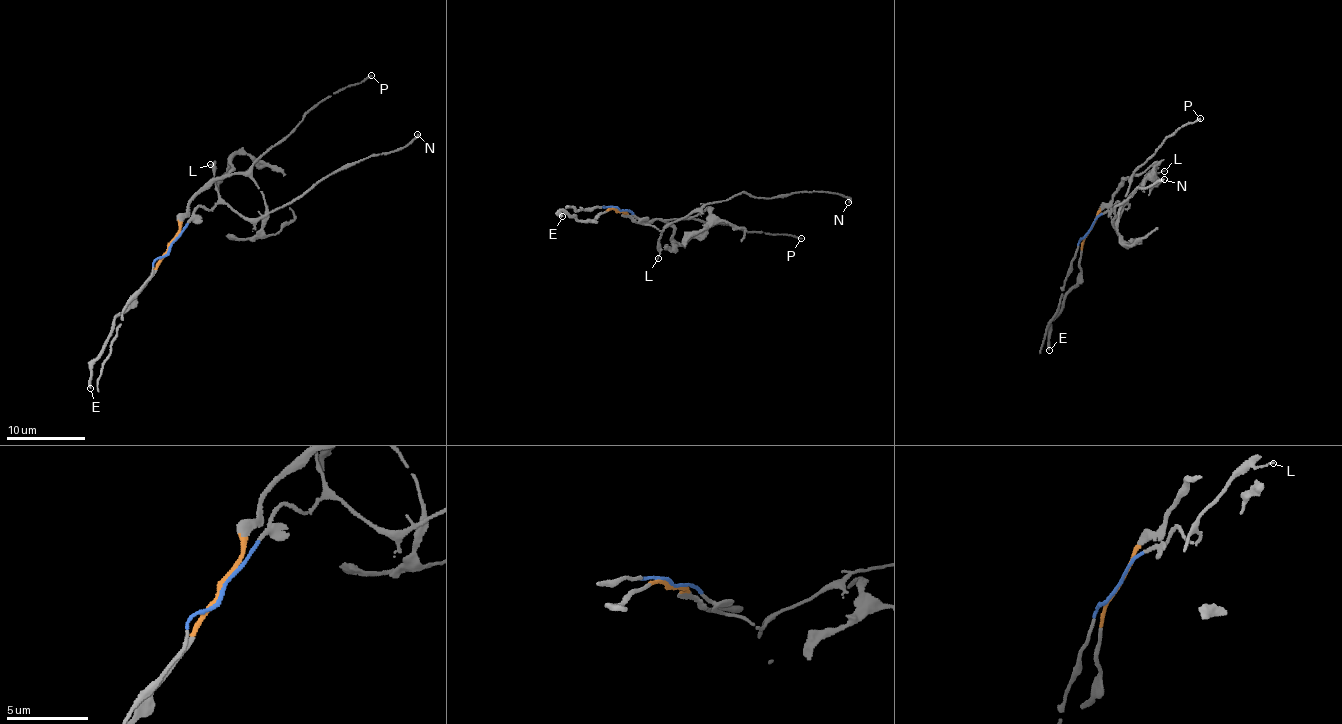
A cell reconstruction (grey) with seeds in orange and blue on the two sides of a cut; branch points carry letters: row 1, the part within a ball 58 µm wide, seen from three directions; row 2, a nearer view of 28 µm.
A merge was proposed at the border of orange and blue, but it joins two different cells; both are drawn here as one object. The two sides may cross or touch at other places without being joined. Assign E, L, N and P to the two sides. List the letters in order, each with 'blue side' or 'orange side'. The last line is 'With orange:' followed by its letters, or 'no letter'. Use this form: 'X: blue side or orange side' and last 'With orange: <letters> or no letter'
E: orange side
L: blue side
N: blue side
P: orange side
With orange: E, P

